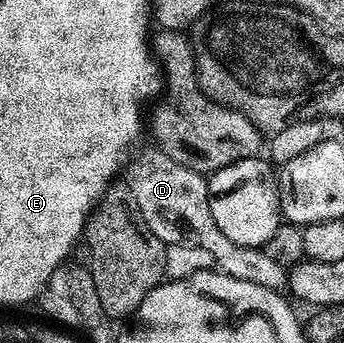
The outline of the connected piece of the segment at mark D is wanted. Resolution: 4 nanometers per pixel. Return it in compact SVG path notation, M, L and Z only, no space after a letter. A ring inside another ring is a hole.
M156 148L135 154L124 167L123 181L131 188L131 196L135 196L137 211L143 216L147 228L151 228L151 232L155 232L161 242L205 248L214 256L214 267L221 273L235 276L235 280L247 280L247 284L259 284L259 288L278 292L286 289L286 267L271 260L262 247L235 244L235 240L219 232L219 224L215 224L215 216L211 216L209 211L209 183L206 175L171 160L171 156Z

